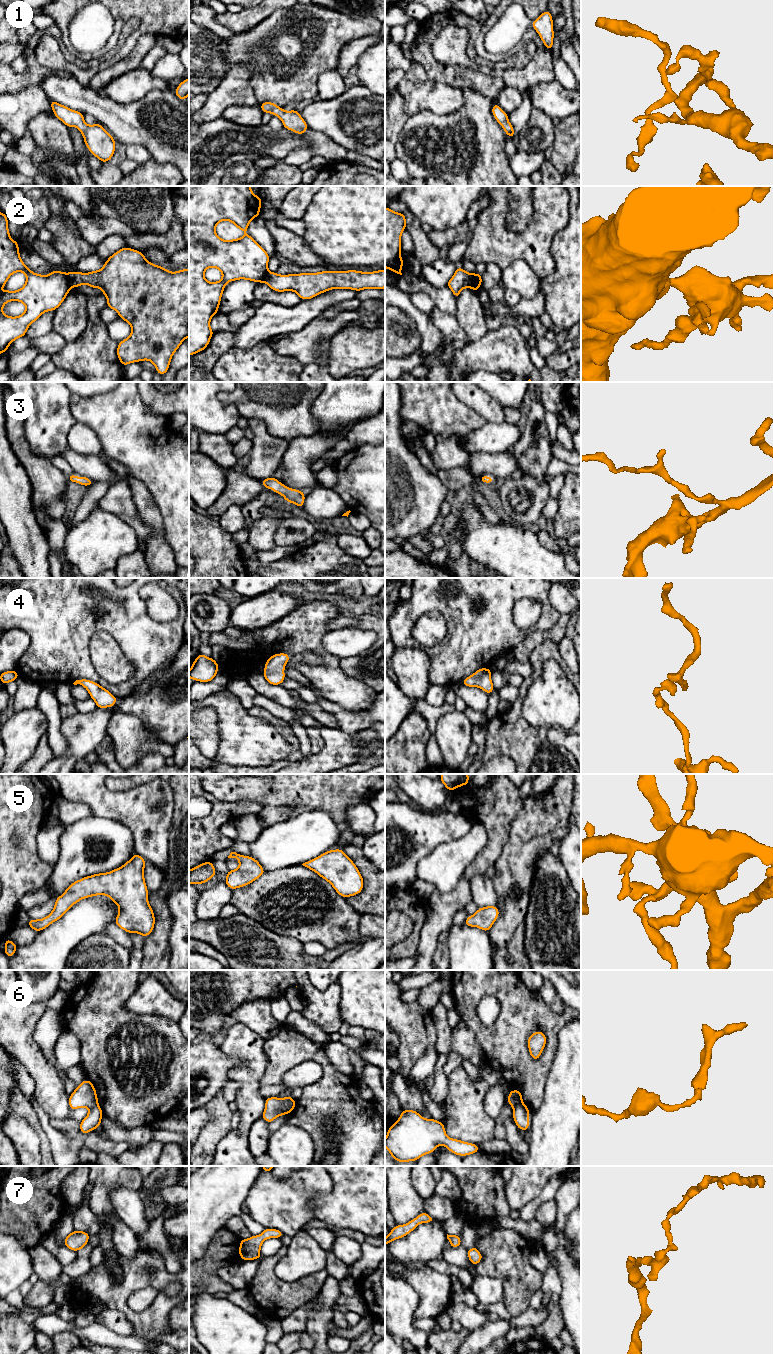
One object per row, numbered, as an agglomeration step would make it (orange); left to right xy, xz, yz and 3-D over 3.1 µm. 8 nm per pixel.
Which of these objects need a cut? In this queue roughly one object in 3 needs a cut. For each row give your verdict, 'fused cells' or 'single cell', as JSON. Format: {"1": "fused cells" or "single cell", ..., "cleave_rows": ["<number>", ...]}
{"1": "single cell", "2": "fused cells", "3": "single cell", "4": "single cell", "5": "single cell", "6": "fused cells", "7": "single cell", "cleave_rows": ["2", "6"]}

